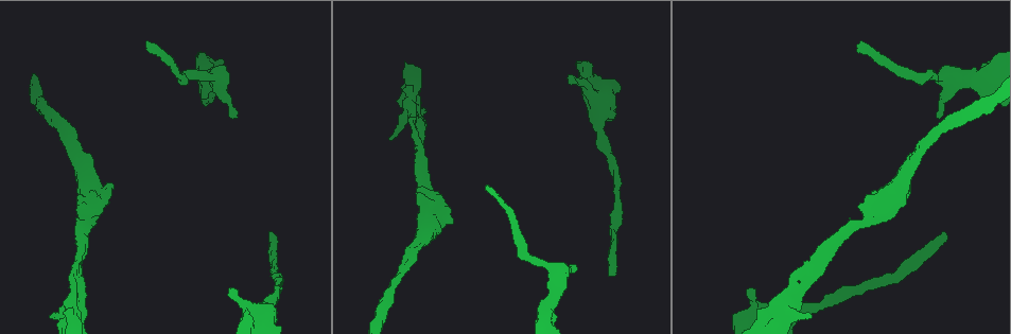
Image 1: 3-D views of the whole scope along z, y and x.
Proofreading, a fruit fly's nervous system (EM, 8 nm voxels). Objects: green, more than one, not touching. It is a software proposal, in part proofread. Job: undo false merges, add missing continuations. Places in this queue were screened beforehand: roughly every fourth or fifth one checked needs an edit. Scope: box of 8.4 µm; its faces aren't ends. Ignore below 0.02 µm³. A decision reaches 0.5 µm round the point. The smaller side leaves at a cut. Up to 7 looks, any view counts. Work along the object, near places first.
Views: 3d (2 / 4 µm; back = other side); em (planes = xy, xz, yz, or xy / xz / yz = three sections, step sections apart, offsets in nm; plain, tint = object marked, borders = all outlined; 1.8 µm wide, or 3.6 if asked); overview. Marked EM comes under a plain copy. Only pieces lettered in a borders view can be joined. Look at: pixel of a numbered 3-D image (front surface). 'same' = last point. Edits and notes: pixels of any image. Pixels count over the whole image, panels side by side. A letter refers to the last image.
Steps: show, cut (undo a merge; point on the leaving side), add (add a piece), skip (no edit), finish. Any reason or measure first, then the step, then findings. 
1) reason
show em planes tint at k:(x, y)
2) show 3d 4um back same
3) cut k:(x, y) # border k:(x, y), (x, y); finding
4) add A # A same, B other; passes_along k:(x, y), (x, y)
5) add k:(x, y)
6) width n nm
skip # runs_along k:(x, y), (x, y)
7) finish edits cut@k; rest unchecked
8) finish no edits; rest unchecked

show 3d 2um at 1:(746, 291)

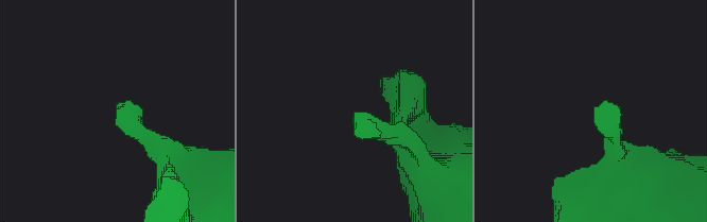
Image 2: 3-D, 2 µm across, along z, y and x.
need the tissue
show em xy step 16 borders at 2:(593, 112)

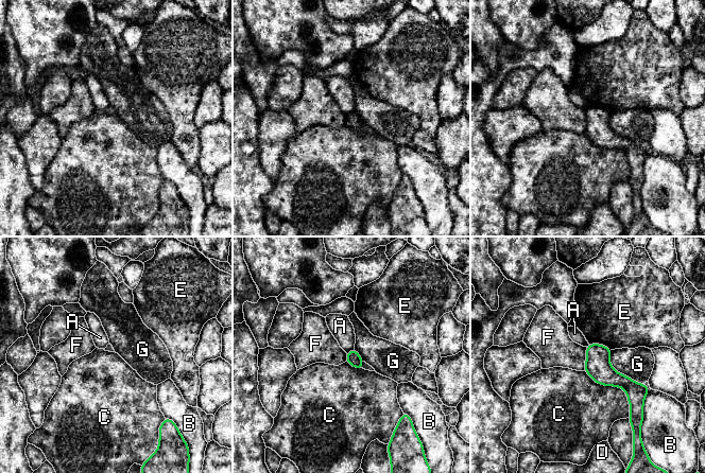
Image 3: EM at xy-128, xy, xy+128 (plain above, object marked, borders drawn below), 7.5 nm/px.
skip # A other, B other, C other, D other, E other, F other, G other; border 3:(354, 348), (346, 353); none of them fits

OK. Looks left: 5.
branch stops here
show em planes borders at 1:(451, 221)

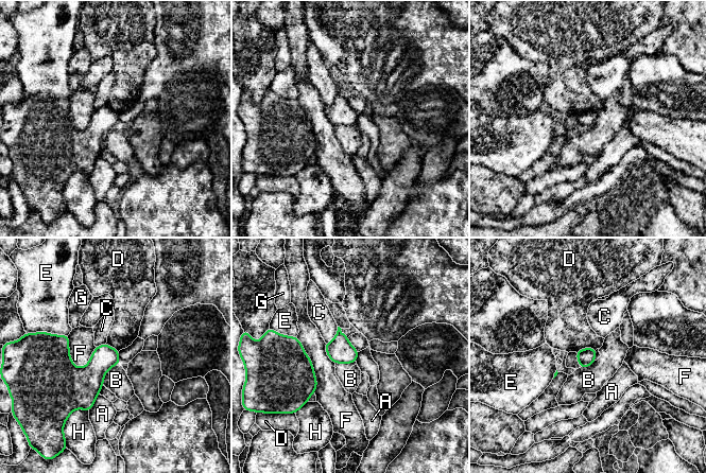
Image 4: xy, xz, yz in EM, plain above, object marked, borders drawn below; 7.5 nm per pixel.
longest_contact F 280 nm
skip # A other, B other, C other, D other, E other, F other, G other, H other; border 4:(119, 363), (105, 372), (102, 384); no lettered piece goes on from it

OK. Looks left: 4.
free end
show em xy step 16 tint at 1:(234, 118)

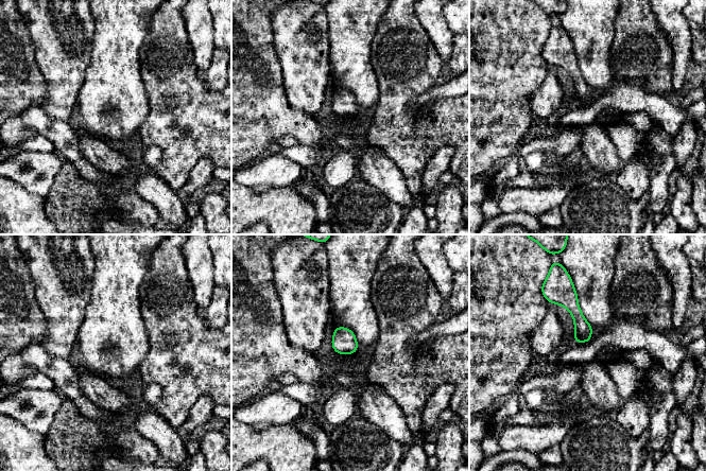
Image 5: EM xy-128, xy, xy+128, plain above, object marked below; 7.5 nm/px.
show em xz step 8 borders same

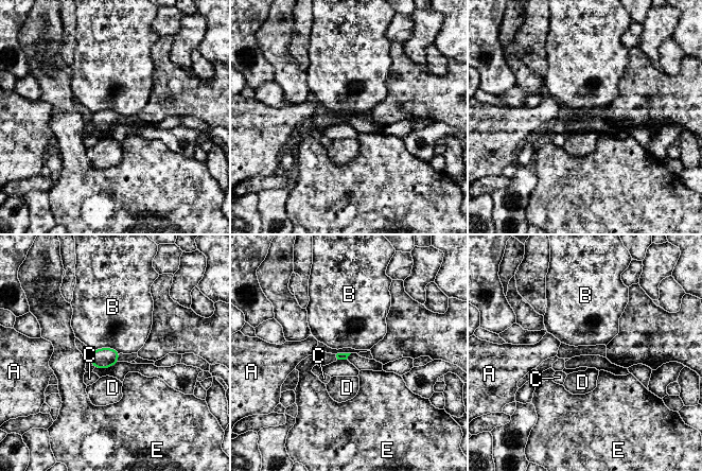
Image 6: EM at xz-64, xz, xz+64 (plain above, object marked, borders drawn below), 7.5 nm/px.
skip # A other, B other, C other, D other, E other; none of them fits

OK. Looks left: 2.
finish no edits; rest unchecked

